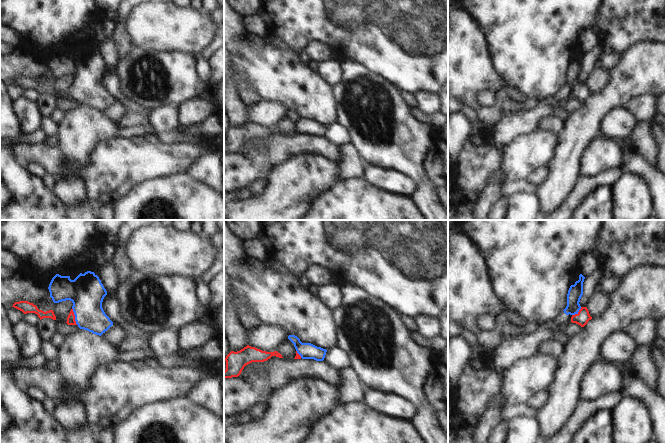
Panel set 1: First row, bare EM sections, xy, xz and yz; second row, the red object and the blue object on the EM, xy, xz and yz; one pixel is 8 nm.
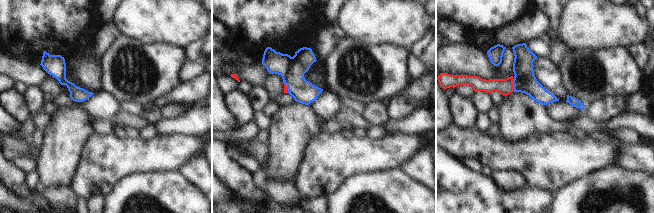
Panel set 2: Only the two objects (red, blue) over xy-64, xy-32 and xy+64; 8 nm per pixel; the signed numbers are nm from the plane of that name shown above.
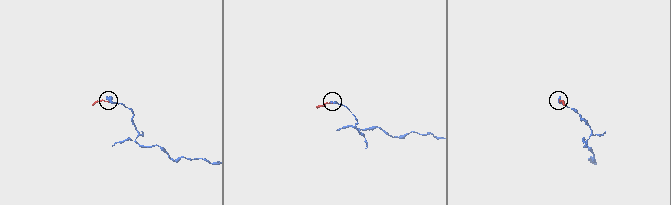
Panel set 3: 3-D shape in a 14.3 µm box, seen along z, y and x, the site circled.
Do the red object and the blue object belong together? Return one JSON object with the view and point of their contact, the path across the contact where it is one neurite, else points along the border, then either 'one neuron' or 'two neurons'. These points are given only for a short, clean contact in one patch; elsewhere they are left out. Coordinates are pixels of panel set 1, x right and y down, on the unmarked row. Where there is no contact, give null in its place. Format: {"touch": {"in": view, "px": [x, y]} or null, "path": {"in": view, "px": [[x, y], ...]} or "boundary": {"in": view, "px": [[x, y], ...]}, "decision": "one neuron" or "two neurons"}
{"touch": {"in": "xy", "px": [74, 92]}, "path": {"in": "xy", "px": [[71, 93], [74, 92], [86, 80], [86, 67]]}, "decision": "one neuron"}

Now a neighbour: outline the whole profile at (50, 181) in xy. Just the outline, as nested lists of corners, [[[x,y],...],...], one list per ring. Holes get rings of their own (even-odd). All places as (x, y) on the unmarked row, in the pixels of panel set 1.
[[[47,173],[43,178],[43,182],[49,190],[53,190],[57,184],[57,179],[53,175]]]

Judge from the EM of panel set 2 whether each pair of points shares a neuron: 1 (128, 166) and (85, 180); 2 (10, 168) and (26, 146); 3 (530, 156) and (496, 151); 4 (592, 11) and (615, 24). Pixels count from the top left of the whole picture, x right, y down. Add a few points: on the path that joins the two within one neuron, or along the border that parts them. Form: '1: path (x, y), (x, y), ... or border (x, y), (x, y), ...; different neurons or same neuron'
1: path (117, 166), (104, 166), (96, 174); same neuron
2: border (10, 160), (12, 161); different neurons
3: path (522, 156), (504, 156); same neuron
4: path (598, 17), (605, 24), (609, 24); same neuron

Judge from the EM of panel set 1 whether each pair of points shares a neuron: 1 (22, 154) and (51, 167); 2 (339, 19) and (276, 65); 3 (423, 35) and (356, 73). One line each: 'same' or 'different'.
1: same
2: different
3: different

